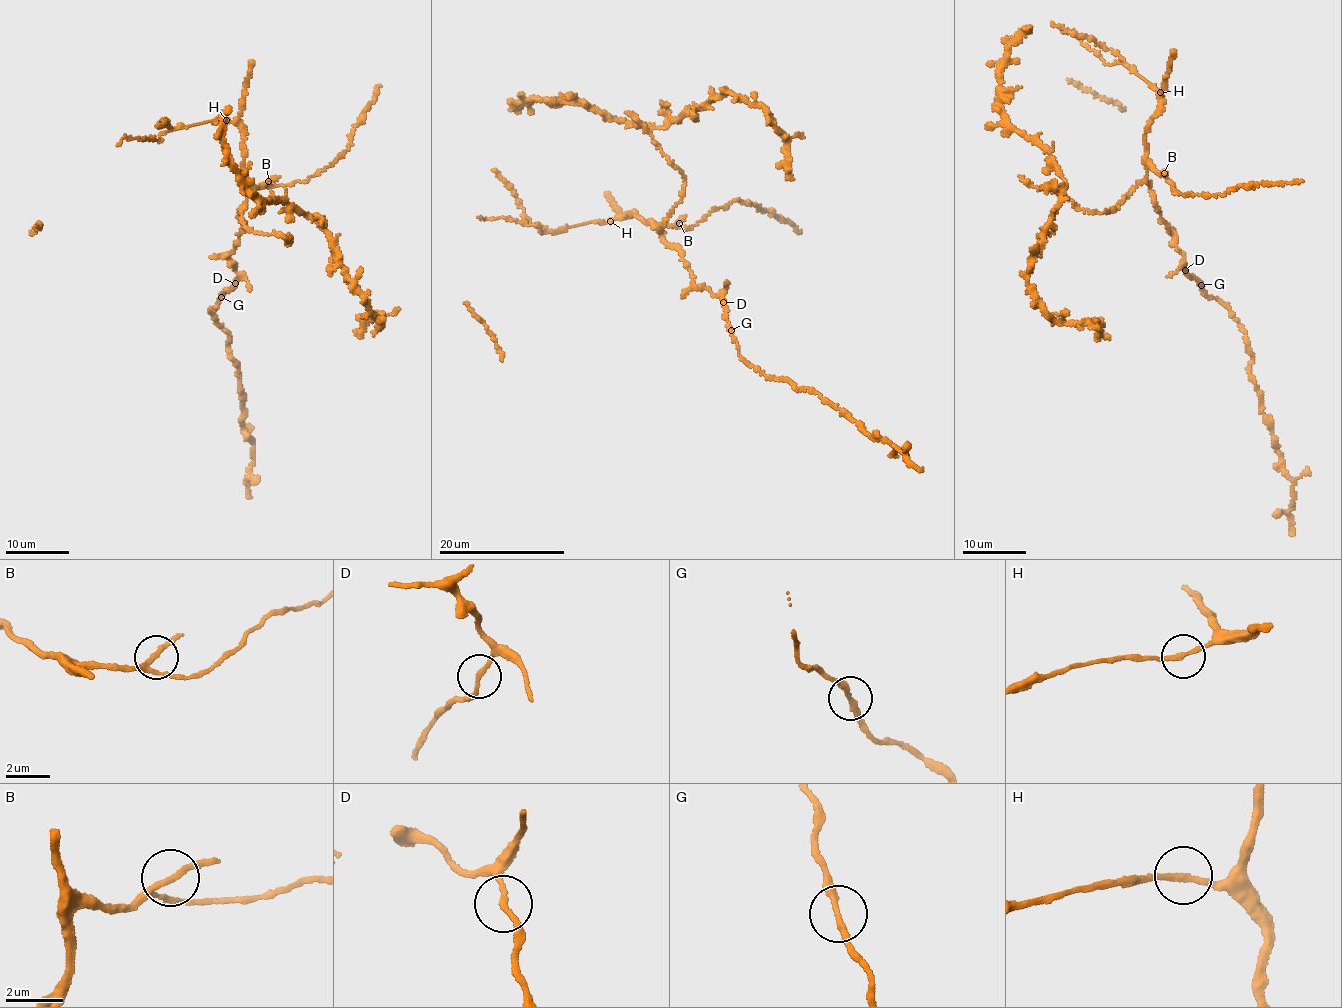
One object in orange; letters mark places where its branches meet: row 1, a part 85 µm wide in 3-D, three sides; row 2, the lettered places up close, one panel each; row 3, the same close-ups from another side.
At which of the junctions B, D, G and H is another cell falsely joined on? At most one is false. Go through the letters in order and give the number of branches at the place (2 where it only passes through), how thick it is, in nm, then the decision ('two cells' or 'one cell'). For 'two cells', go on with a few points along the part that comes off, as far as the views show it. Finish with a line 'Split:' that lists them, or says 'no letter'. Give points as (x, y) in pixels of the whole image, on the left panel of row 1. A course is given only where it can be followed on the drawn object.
B: branches 2; calibre 200 nm; one cell
D: branches 2; calibre 190 nm; one cell
G: branches 2; calibre 220 nm; one cell
H: branches 2; calibre 200 nm; one cell
Split: no letter

